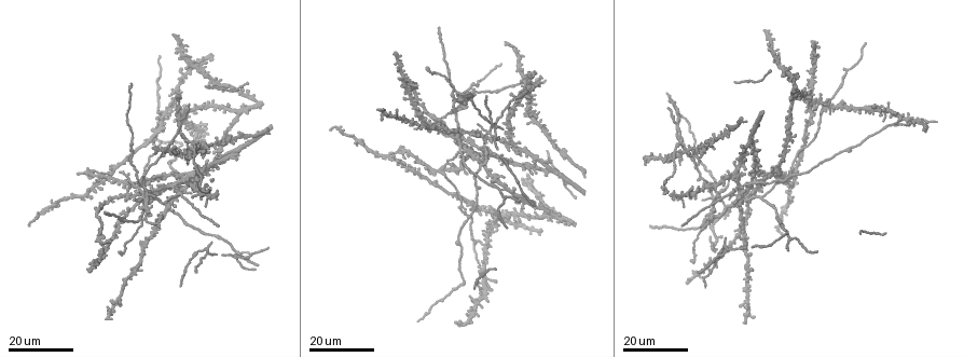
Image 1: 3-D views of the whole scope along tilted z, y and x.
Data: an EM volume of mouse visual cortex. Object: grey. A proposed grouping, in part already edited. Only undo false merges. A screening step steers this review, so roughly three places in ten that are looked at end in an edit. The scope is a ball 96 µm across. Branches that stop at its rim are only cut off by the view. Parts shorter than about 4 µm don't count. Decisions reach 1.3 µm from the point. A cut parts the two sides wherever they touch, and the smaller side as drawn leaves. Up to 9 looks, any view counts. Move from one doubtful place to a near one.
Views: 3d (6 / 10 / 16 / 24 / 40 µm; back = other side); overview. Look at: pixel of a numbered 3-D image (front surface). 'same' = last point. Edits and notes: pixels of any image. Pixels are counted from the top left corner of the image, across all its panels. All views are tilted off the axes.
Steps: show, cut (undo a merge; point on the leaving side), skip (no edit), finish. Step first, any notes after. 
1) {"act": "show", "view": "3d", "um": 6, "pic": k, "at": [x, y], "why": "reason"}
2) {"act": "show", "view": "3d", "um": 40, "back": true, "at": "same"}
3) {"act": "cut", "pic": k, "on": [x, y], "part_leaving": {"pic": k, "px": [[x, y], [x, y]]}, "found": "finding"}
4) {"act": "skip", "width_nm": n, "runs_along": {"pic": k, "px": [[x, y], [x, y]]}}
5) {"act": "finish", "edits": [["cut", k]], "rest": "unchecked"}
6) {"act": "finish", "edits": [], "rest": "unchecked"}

{"act": "show", "view": "3d", "um": 24, "pic": 1, "at": [460, 105]}

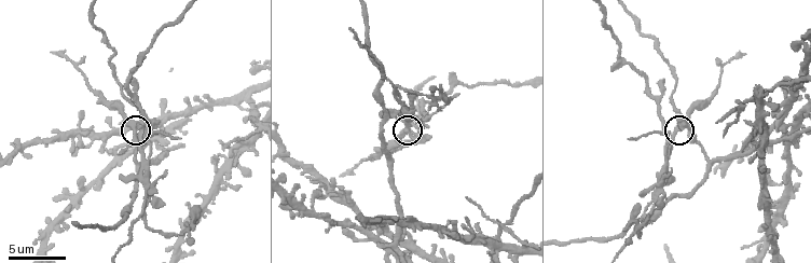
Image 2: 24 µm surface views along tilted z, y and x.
{"act": "show", "view": "3d", "um": 10, "pic": 2, "at": [139, 123]}

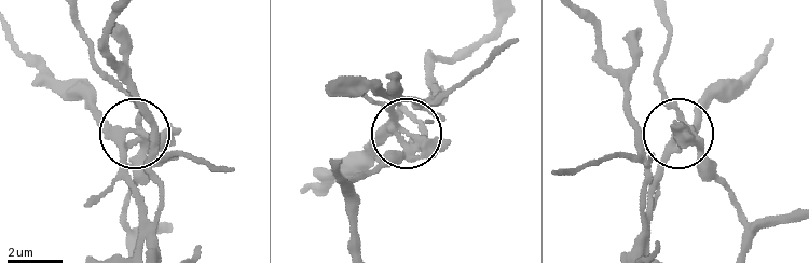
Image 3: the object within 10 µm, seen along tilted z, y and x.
{"act": "cut", "pic": 3, "on": [104, 132], "width_nm": 290, "found": "two neurons meet here"}

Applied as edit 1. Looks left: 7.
{"act": "show", "view": "overview"}

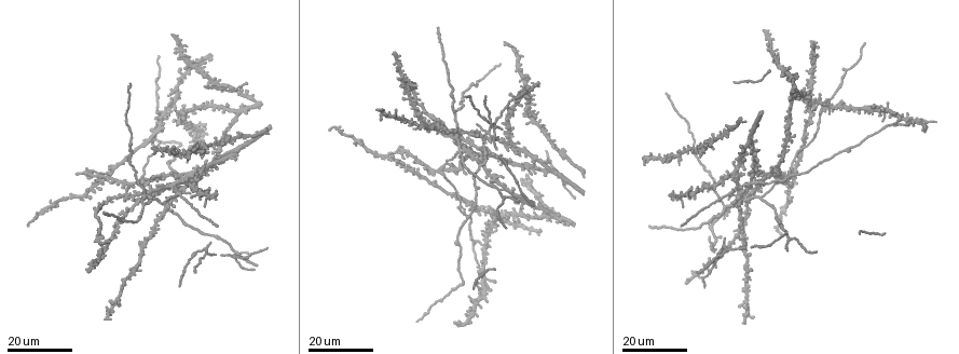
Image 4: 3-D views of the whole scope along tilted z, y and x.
{"act": "show", "view": "3d", "um": 24, "pic": 4, "at": [149, 195], "why": "looks like a crossing"}

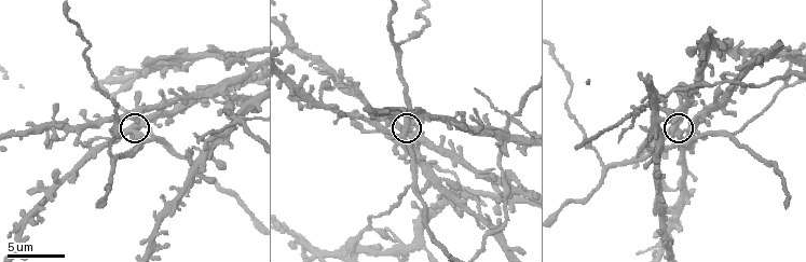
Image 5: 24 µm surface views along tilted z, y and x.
{"act": "show", "view": "3d", "um": 10, "pic": 5, "at": [133, 130]}

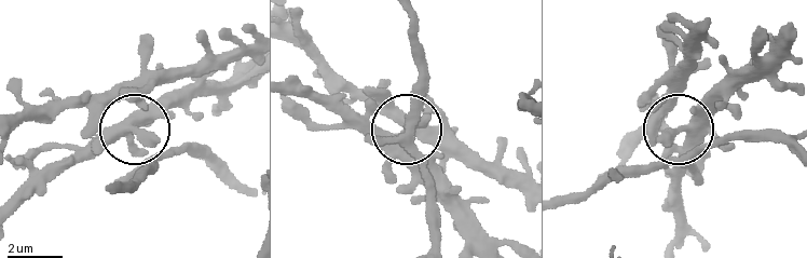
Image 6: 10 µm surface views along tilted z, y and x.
{"act": "skip", "runs_along": {"pic": 6, "px": [[779, 31], [761, 58], [708, 92], [669, 153], [643, 172]]}, "found": "continuous, no second neuron"}

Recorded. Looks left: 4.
{"act": "show", "view": "3d", "um": 10, "pic": 5, "at": [502, 170], "why": "a fork"}

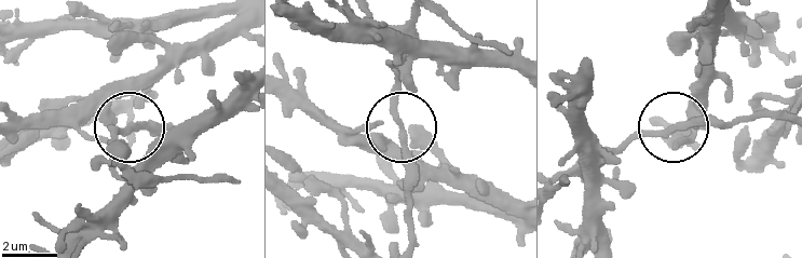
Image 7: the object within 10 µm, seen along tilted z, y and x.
{"act": "skip", "side_arm_um": 77, "runs_along": {"pic": 7, "px": [[288, 83], [336, 125], [353, 132], [398, 125], [408, 213]]}, "found": "one neuron here"}

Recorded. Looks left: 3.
{"act": "show", "view": "3d", "um": 24, "pic": 4, "at": [204, 247], "why": "two arms in line, one across"}

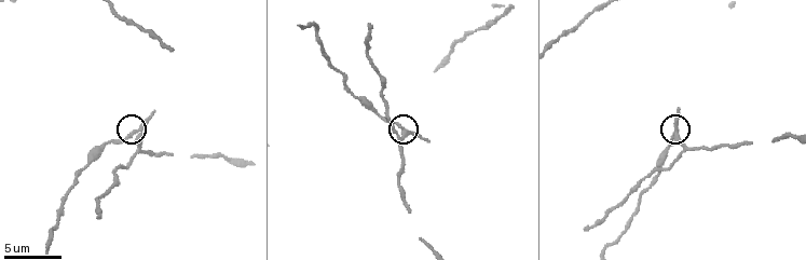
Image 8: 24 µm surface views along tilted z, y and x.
{"act": "show", "view": "3d", "um": 6, "pic": 8, "at": [134, 134]}

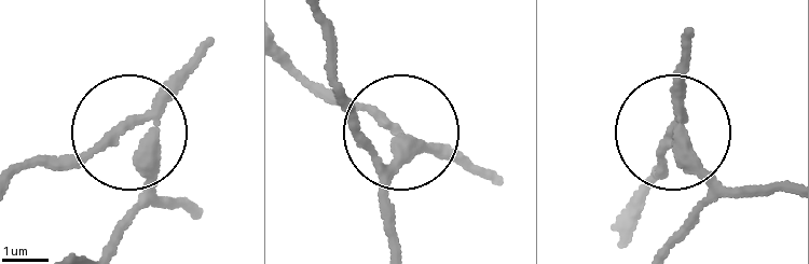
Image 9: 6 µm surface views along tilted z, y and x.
{"act": "show", "view": "3d", "um": 6, "back": true, "pic": 9, "at": [120, 129]}

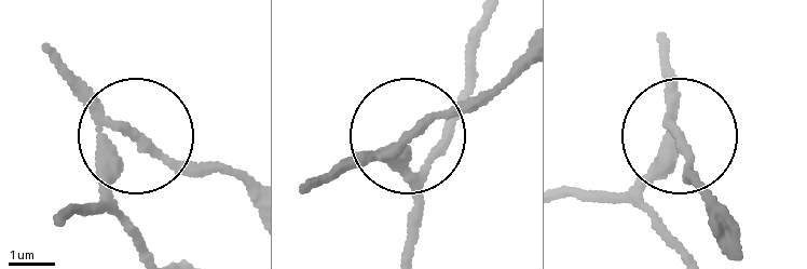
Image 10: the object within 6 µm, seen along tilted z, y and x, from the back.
{"act": "cut", "pic": 10, "on": [158, 157], "width_nm": 200, "part_leaving": {"pic": 10, "px": [[105, 115], [165, 156], [218, 170], [252, 203]]}, "found": "a second neuron is stuck on"}

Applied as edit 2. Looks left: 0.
{"act": "finish", "edits": [["cut", 3], ["cut", 10]], "rest": "unchecked"}

